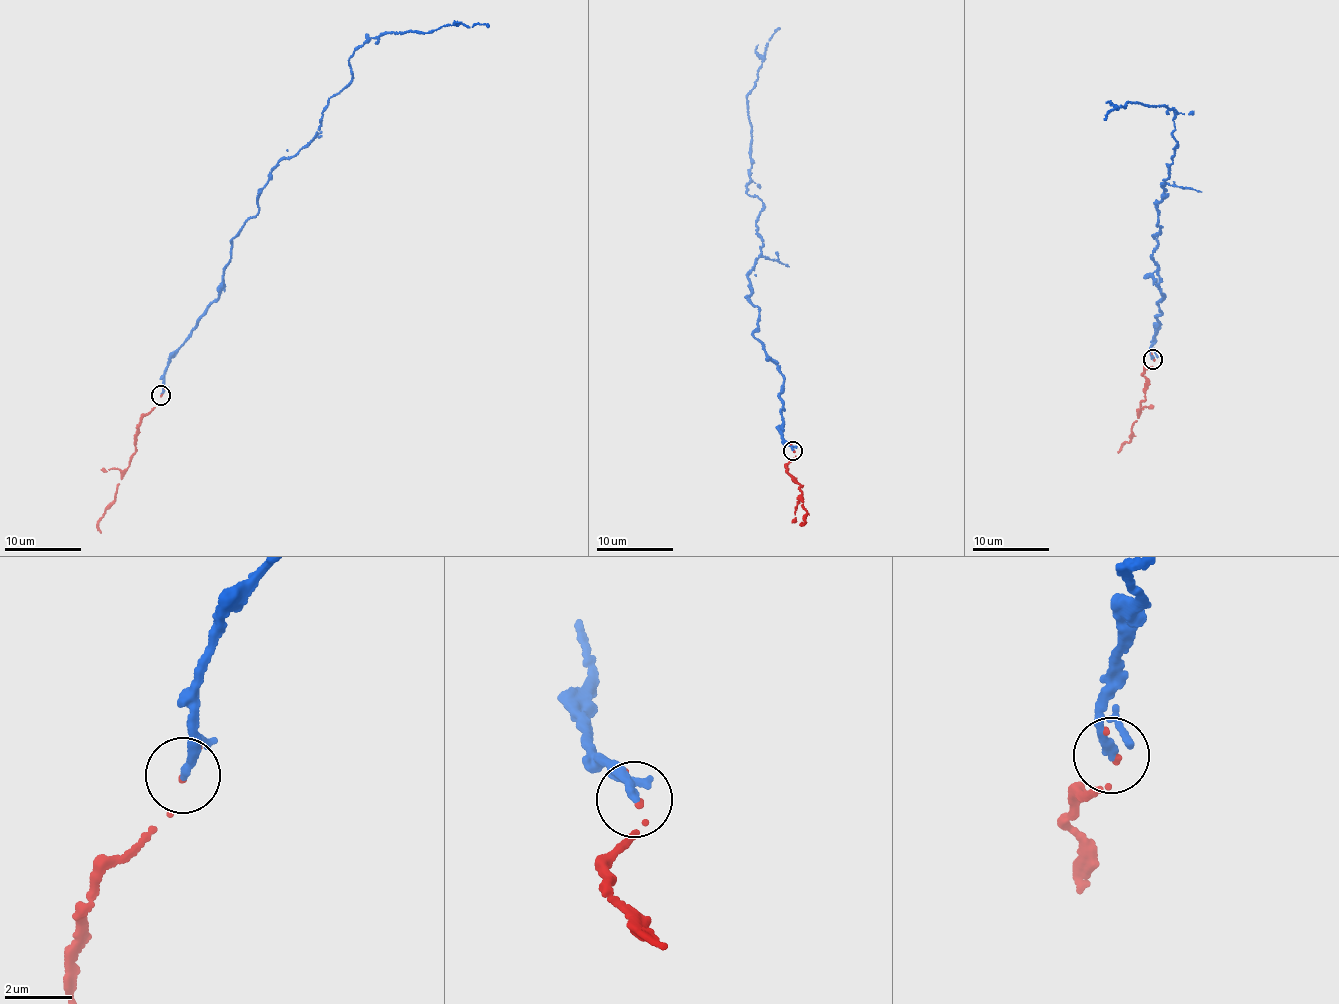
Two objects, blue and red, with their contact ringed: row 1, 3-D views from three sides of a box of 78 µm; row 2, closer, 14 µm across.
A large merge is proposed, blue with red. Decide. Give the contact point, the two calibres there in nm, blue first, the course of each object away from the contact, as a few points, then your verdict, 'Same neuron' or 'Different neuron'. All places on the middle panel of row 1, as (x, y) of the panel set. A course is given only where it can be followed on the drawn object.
Place: (793, 450). Thickness 280 nm (blue) against 130 nm. Course of blue: (793, 451), (783, 376), (748, 298), (764, 204), (745, 192), (746, 98), (780, 28). Course of red: (793, 451), (796, 455), (786, 466), (801, 485), (802, 506), (807, 512), (801, 524), (805, 524). Same neuron

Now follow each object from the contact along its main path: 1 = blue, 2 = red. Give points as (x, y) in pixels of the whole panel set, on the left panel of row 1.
1: (160, 395), (271, 169), (309, 143), (351, 81), (349, 57), (387, 33), (488, 27)
2: (160, 395), (159, 404), (141, 418), (136, 450), (116, 490), (114, 503), (101, 516), (100, 533)

